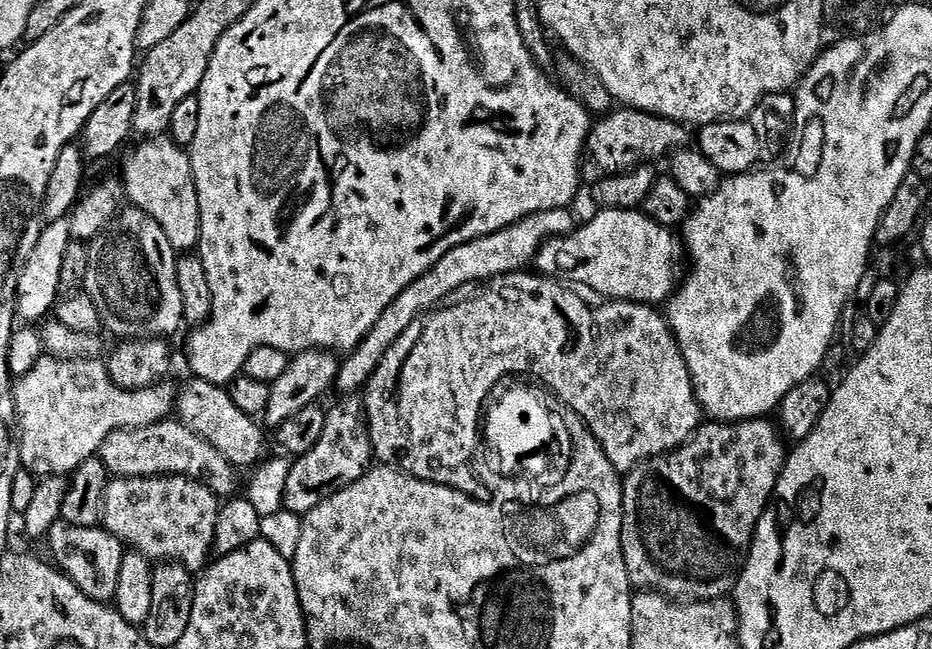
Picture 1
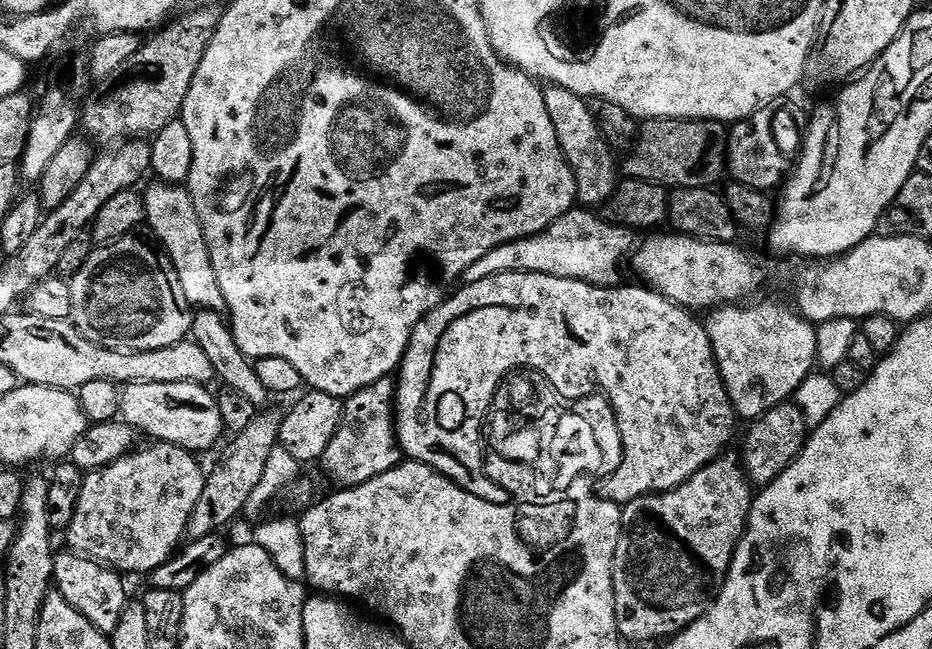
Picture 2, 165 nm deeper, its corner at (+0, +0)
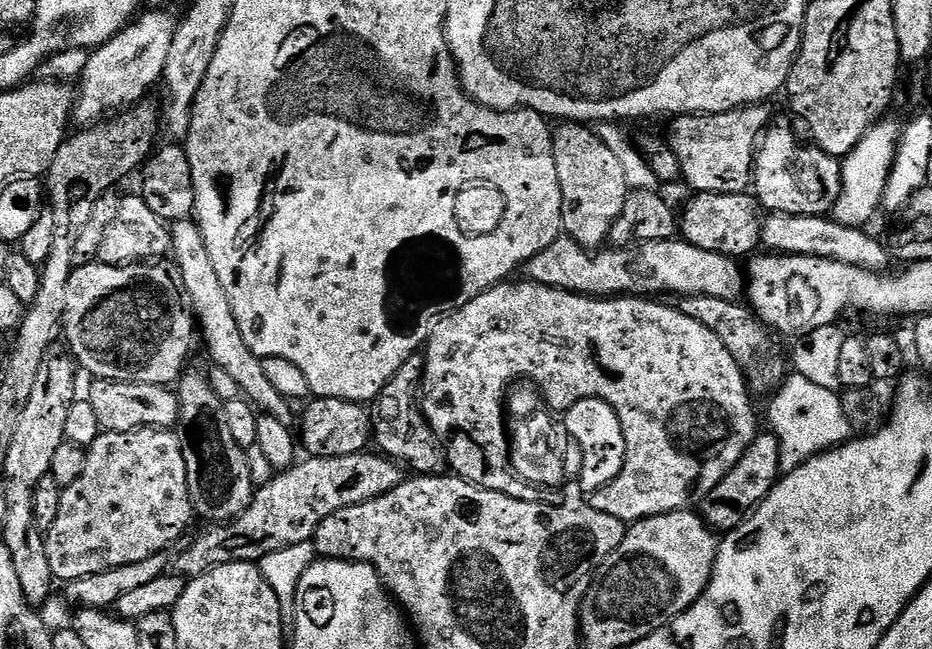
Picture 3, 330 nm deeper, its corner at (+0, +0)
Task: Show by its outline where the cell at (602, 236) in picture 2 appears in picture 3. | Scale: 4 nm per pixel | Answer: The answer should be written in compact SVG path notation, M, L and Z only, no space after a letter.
M561 234L557 240L550 242L546 250L534 254L525 262L522 272L527 279L536 284L545 284L551 288L561 288L567 292L578 292L581 296L597 298L619 298L625 294L637 298L656 298L659 292L673 292L673 297L705 296L706 298L722 298L723 300L739 301L745 295L746 276L735 259L731 256L714 254L710 250L702 250L688 243L683 238L671 240L642 240L629 244L627 248L604 246L599 250L589 250L570 236Z

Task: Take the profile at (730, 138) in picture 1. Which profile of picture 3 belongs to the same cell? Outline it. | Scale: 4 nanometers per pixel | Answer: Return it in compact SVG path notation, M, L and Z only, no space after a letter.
M779 116L765 128L756 146L756 164L752 167L751 183L755 199L768 214L781 212L795 216L828 216L835 209L840 196L841 161L837 157L827 156L815 146L809 147L808 160L800 160L800 140L791 122Z

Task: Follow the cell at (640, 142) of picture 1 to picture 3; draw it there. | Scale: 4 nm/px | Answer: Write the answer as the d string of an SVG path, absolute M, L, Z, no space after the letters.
M761 102L725 112L680 114L673 119L676 121L666 132L666 139L678 158L683 183L688 183L693 193L749 191L752 167L756 164L756 146L774 116L768 107L767 103Z

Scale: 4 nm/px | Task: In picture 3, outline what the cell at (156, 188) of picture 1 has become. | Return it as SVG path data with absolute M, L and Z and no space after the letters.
M195 219L175 221L171 225L172 250L171 259L180 272L180 283L184 285L184 294L190 311L198 325L198 336L204 339L204 348L215 367L221 368L238 382L241 393L261 413L273 416L285 422L291 421L293 405L272 383L266 379L262 371L262 359L253 354L250 346L246 346L246 338L242 338L242 330L238 330L238 322L234 318L234 310L230 310L230 298L226 298L226 290L222 290L222 282L218 282L218 273L214 270L214 262L210 262L210 250L206 250L206 242L200 233L200 225Z

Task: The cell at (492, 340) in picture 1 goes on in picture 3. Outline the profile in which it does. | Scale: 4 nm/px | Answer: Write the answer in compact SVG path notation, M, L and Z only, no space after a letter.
M527 278L521 279L521 281L521 284L512 284L513 282L495 284L490 290L478 294L478 298L466 302L466 306L448 313L447 316L441 316L432 325L432 331L428 334L426 347L422 352L424 357L422 407L428 425L432 427L432 432L446 449L447 467L466 482L491 492L501 492L506 494L506 498L535 504L549 503L548 488L532 484L513 471L510 455L510 432L508 428L504 429L506 389L513 381L527 378L540 389L543 403L549 409L565 410L573 407L580 399L596 396L598 399L608 402L617 412L618 418L621 419L622 433L625 435L626 442L625 464L622 466L621 473L613 481L590 496L590 503L594 510L602 510L602 514L610 514L610 518L635 522L667 512L685 511L691 505L688 503L691 502L692 496L696 502L703 502L706 494L710 494L710 490L714 490L714 486L718 486L718 482L722 482L724 475L730 470L734 470L734 466L738 462L738 458L742 458L746 446L750 446L752 439L758 435L756 412L752 409L753 393L750 391L746 374L740 369L738 362L734 362L730 350L726 350L726 346L722 346L722 342L718 342L718 338L710 330L706 330L706 326L702 326L702 322L694 322L694 318L686 318L686 314L679 312L671 303L656 304L660 302L652 298L637 298L627 294L619 298L581 296L578 292L567 292L561 288L536 284Z

